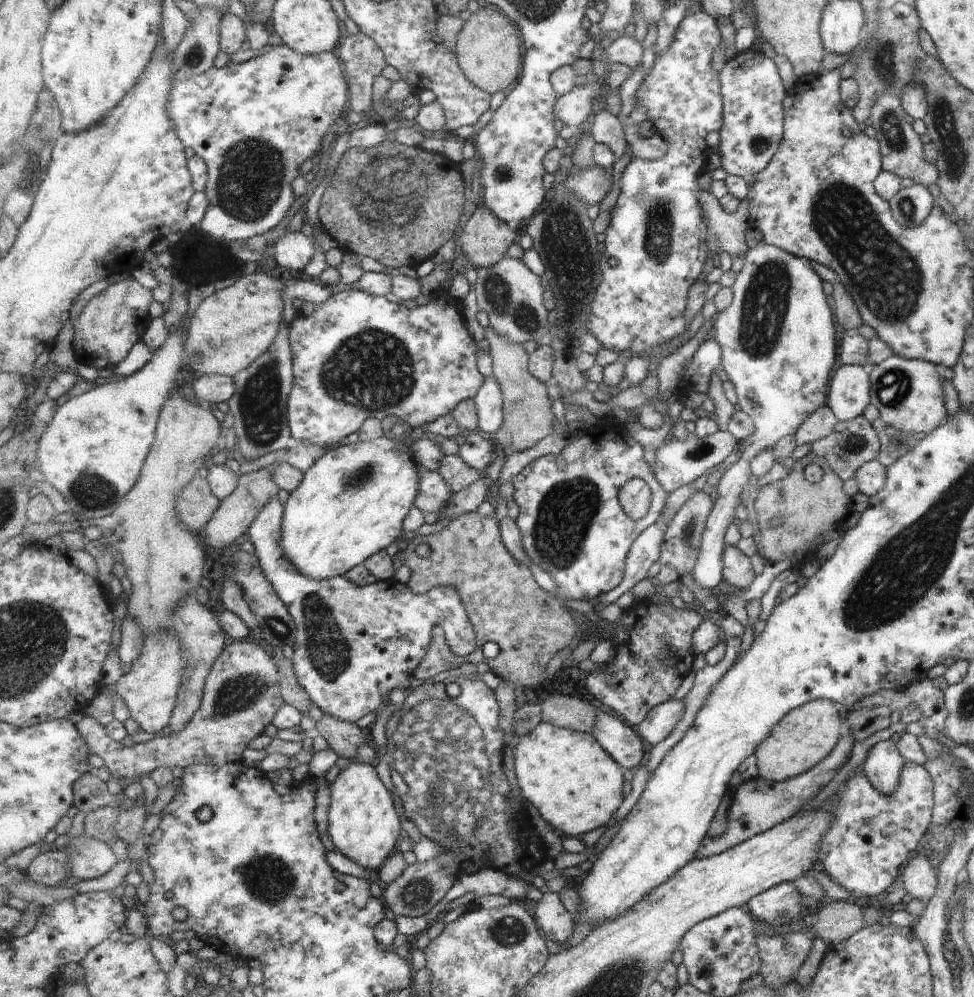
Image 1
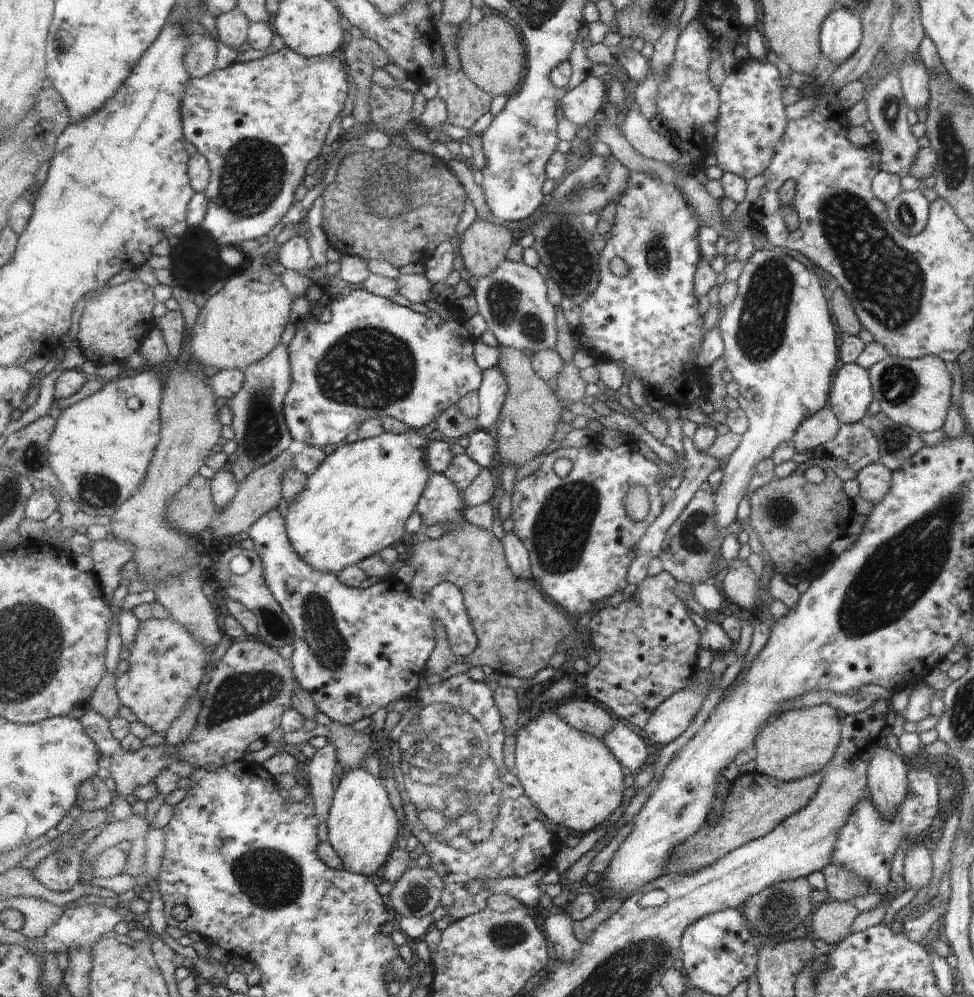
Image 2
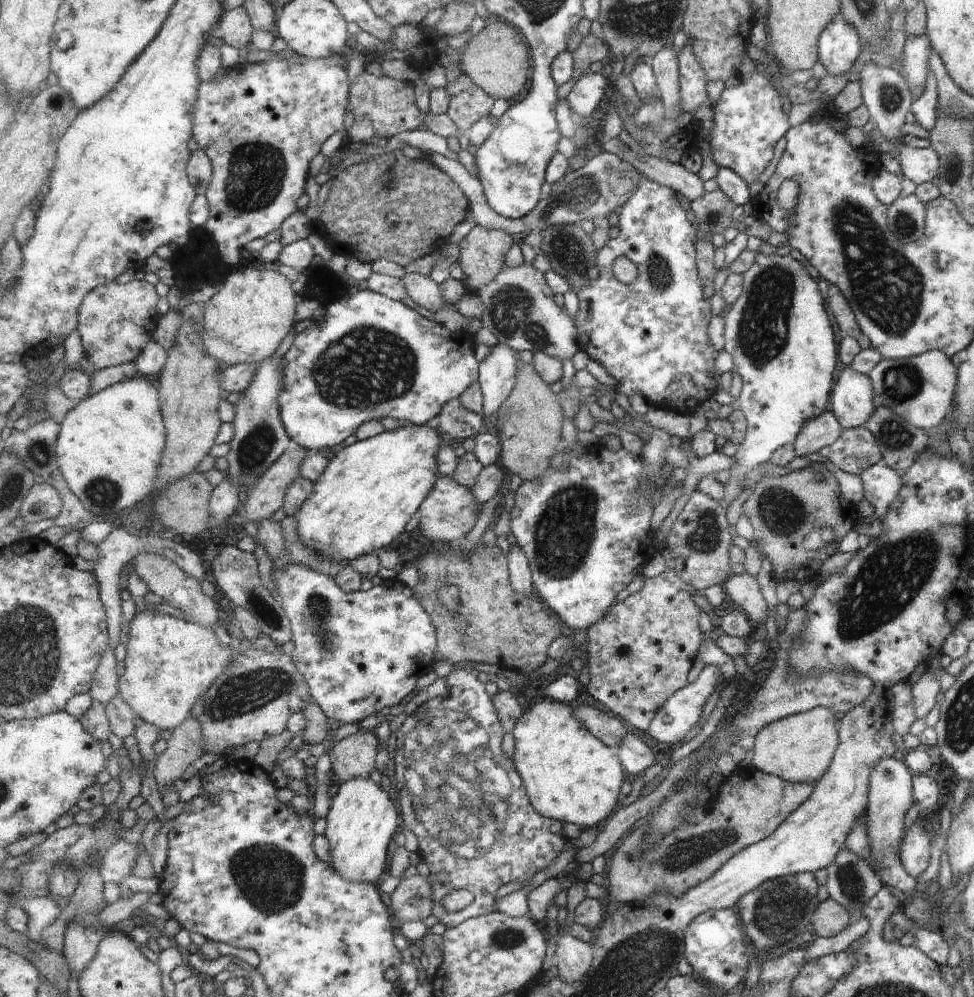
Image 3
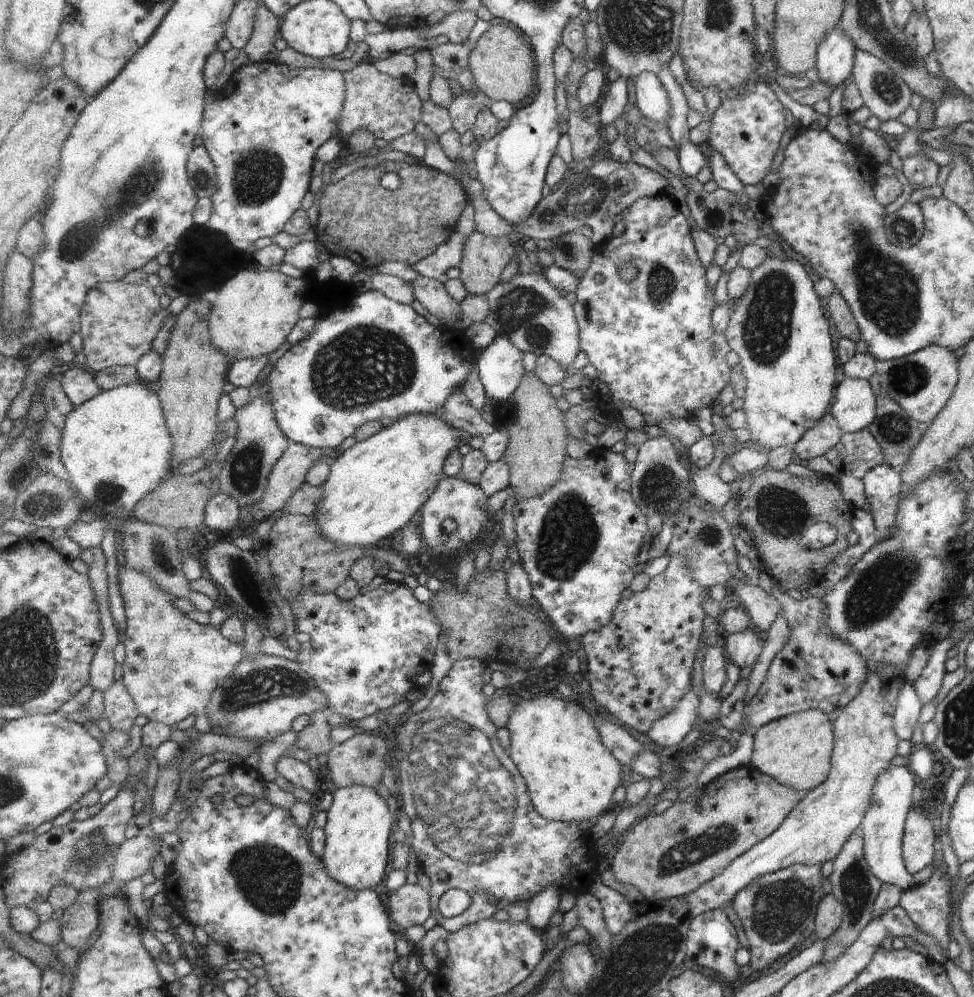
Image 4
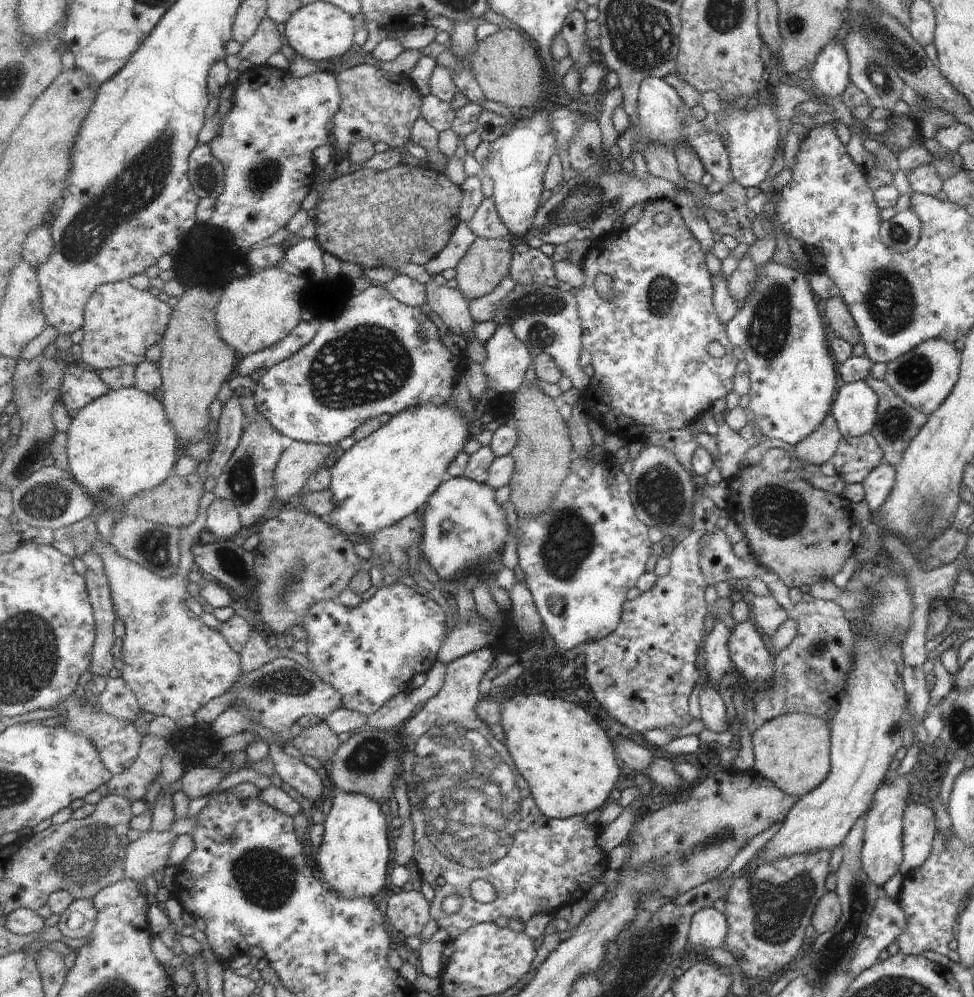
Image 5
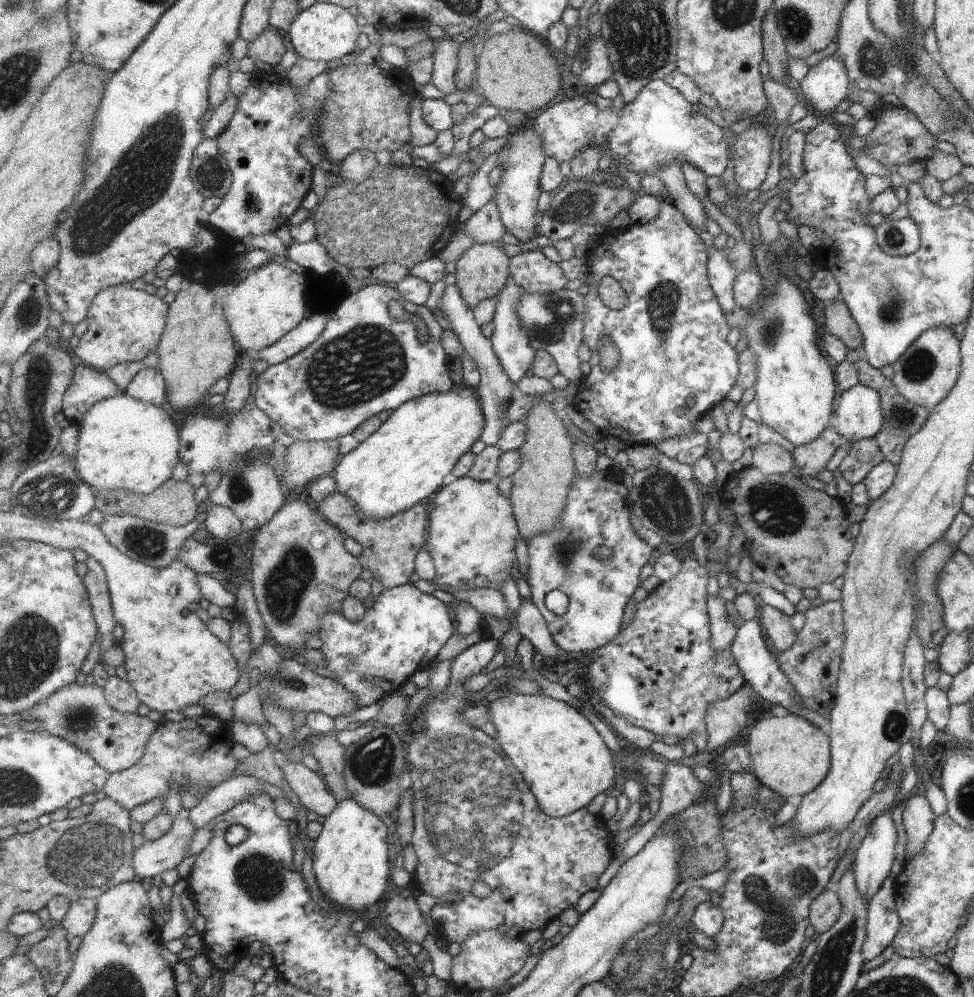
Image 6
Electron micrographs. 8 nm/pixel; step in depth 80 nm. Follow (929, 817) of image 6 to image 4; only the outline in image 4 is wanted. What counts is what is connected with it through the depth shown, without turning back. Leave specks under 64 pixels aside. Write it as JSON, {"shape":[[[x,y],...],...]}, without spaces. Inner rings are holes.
{"shape":[[[910,808],[907,811],[904,827],[902,830],[902,859],[904,862],[905,870],[914,875],[915,872],[919,872],[921,868],[925,868],[927,864],[931,863],[937,850],[937,834],[936,823],[927,819],[924,812],[919,808]]]}

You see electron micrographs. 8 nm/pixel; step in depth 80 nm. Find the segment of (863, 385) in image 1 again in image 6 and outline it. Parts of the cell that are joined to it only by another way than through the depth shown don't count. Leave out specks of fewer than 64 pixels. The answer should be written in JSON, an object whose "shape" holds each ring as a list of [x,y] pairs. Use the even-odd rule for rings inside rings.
{"shape":[[[859,384],[841,393],[833,414],[837,421],[834,430],[848,443],[873,440],[884,423],[878,394]]]}

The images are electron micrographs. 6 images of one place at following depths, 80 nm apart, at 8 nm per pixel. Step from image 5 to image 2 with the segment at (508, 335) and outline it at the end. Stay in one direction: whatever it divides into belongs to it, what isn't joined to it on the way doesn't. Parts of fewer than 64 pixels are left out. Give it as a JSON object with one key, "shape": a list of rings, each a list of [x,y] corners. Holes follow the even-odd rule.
{"shape":[[[499,361],[495,366],[483,371],[482,385],[478,390],[481,404],[477,419],[481,428],[491,428],[493,424],[499,423],[500,414],[506,403],[508,378]]]}

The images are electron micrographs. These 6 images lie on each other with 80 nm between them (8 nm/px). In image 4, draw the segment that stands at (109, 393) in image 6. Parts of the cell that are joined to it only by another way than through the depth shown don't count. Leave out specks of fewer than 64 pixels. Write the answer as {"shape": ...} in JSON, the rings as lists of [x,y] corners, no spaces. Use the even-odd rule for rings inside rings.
{"shape":[[[73,367],[65,371],[61,376],[61,383],[71,409],[83,406],[104,391],[97,382],[95,372],[87,367]]]}

